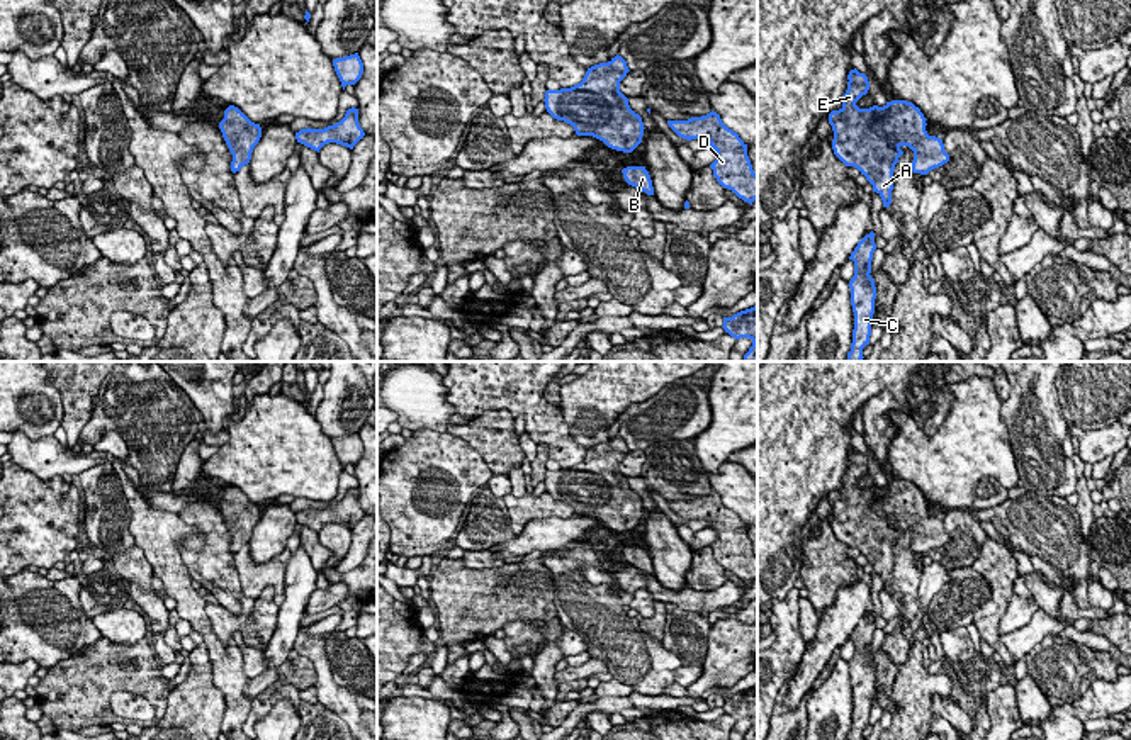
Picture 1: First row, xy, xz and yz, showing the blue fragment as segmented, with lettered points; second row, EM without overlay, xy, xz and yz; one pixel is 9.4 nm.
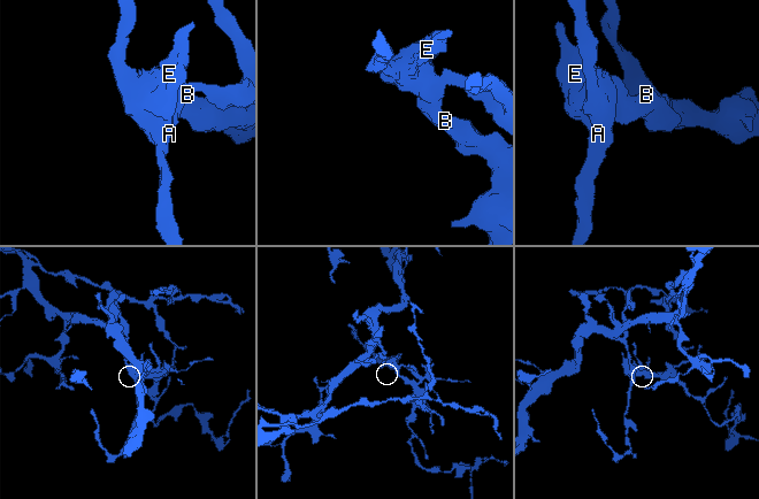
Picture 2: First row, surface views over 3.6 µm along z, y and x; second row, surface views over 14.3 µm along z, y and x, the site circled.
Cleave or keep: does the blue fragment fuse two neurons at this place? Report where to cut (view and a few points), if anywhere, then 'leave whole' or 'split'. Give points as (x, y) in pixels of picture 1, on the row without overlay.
cut none; leave whole

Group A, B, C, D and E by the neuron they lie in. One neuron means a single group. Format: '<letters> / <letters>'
A B C D E

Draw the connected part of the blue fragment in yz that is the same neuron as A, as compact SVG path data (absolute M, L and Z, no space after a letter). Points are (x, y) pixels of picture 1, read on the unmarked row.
M854 448L847 460L842 487L829 494L832 530L846 547L858 548L881 577L883 587L890 587L902 526L914 531L910 548L920 555L948 543L949 535L942 519L927 514L927 499L912 482L892 480L883 487L859 489L856 482L869 470L868 457Z

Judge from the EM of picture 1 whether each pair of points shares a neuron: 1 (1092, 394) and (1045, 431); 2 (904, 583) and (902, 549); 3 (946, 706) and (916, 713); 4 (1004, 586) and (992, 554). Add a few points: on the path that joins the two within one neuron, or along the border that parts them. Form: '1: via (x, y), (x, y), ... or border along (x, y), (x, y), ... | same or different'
1: border along (1057, 389), (1060, 411), (1070, 423) | different
2: via (904, 574), (904, 557) | same
3: border along (948, 696), (936, 696), (933, 700), (933, 713) | different
4: via (1001, 577), (1001, 569), (995, 562) | same

